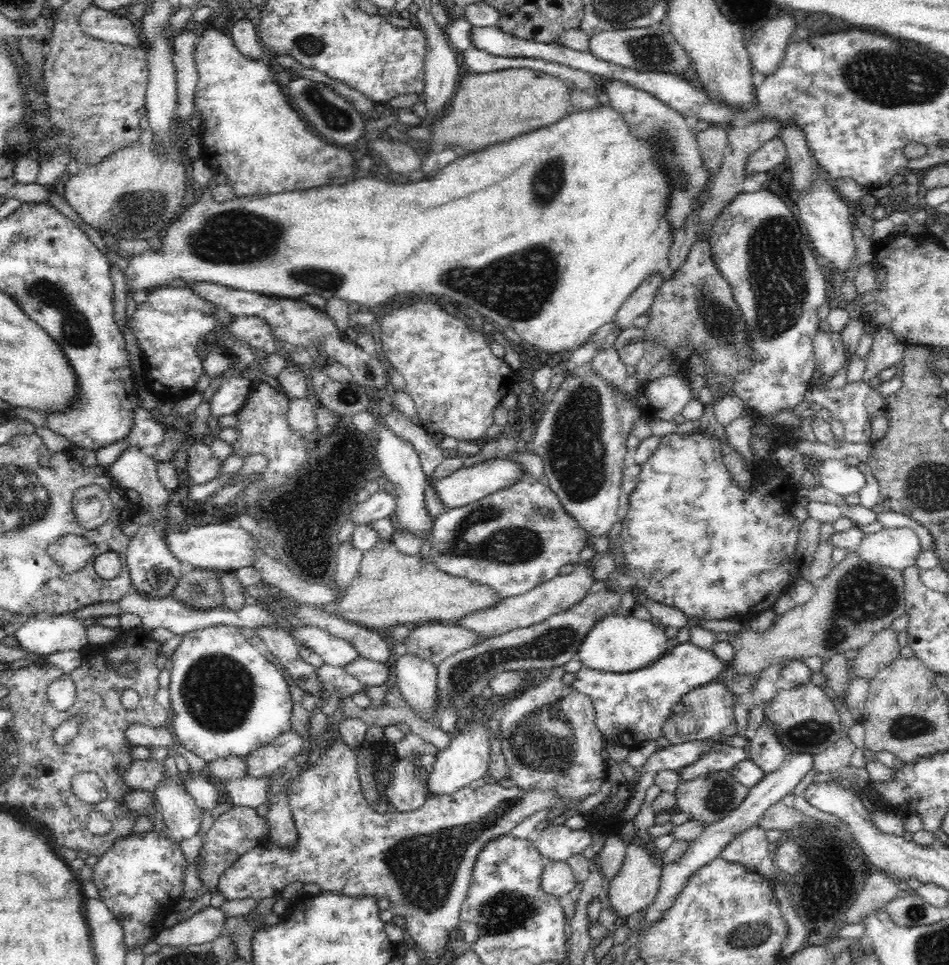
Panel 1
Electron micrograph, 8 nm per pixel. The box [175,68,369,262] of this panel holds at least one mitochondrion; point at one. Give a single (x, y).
(332, 116)

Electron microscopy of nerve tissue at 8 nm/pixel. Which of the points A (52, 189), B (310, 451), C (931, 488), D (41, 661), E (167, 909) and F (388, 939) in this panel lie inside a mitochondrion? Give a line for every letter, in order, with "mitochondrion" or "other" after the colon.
A: other
B: other
C: mitochondrion
D: other
E: other
F: other

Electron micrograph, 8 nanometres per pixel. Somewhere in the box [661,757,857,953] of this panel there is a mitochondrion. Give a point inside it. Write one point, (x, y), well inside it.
(753, 933)

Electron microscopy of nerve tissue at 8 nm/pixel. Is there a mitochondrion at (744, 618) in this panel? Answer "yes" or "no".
no

